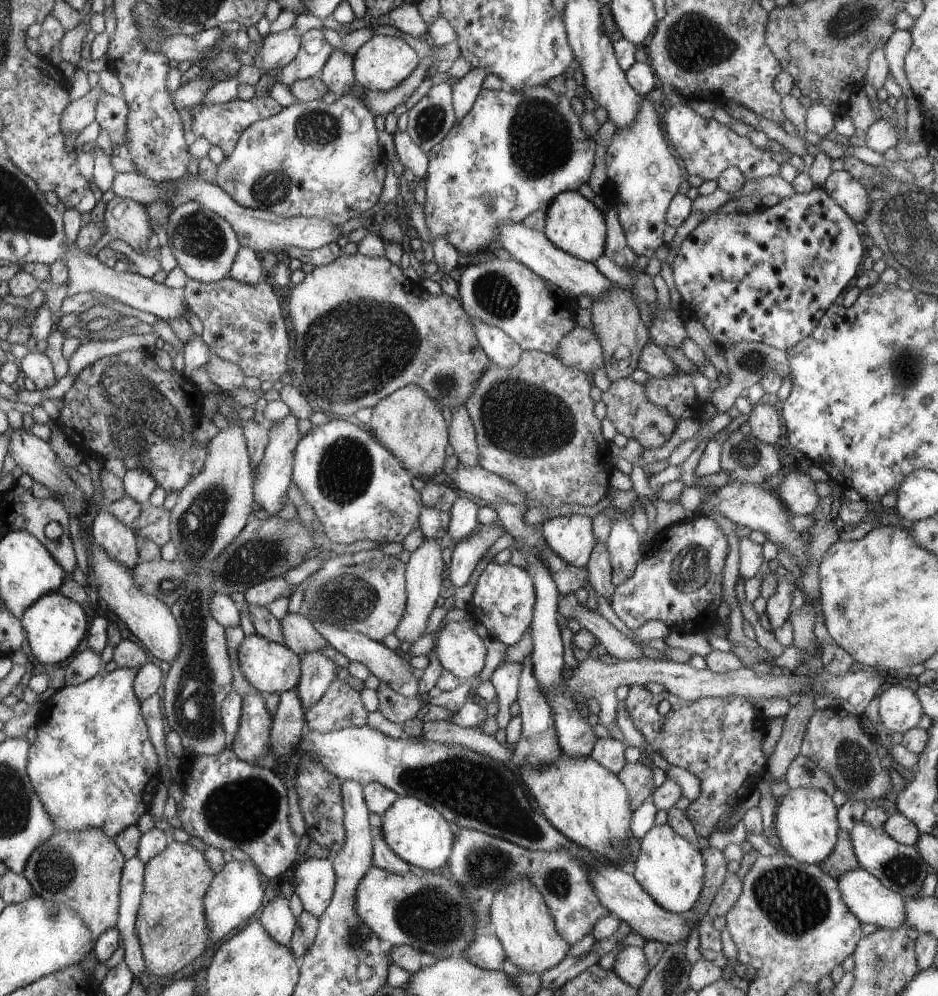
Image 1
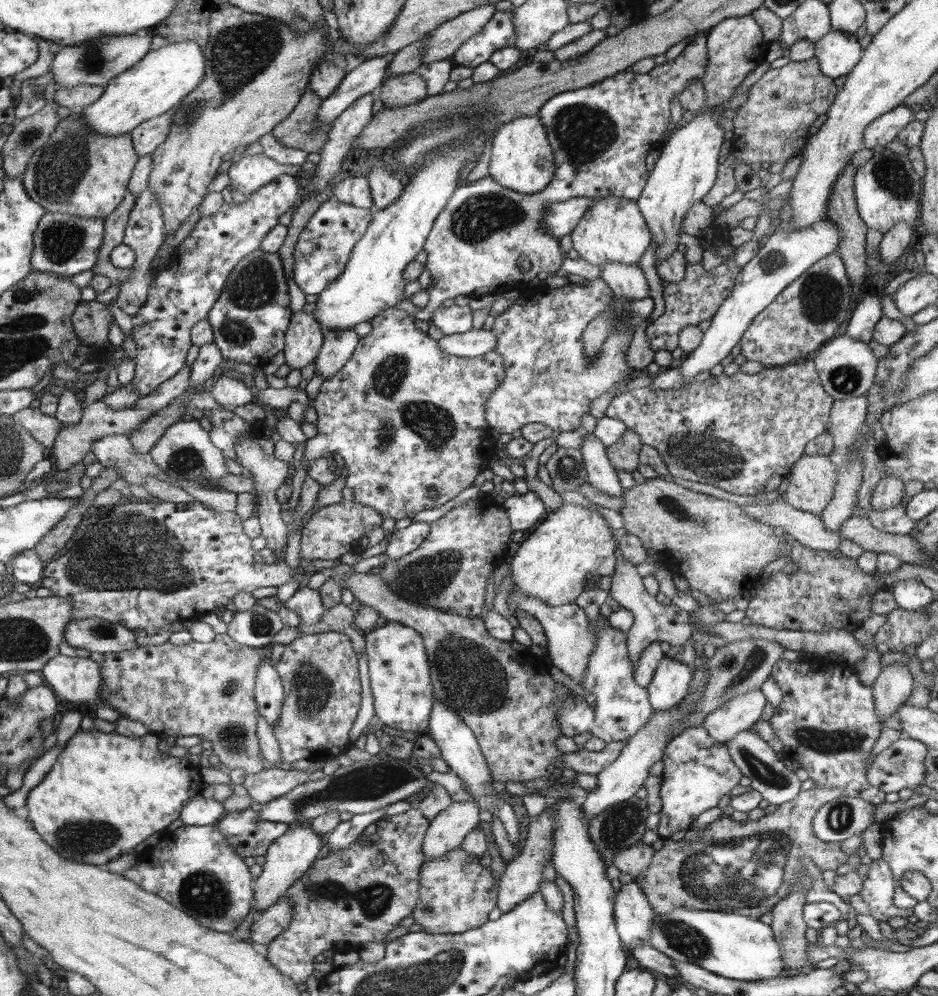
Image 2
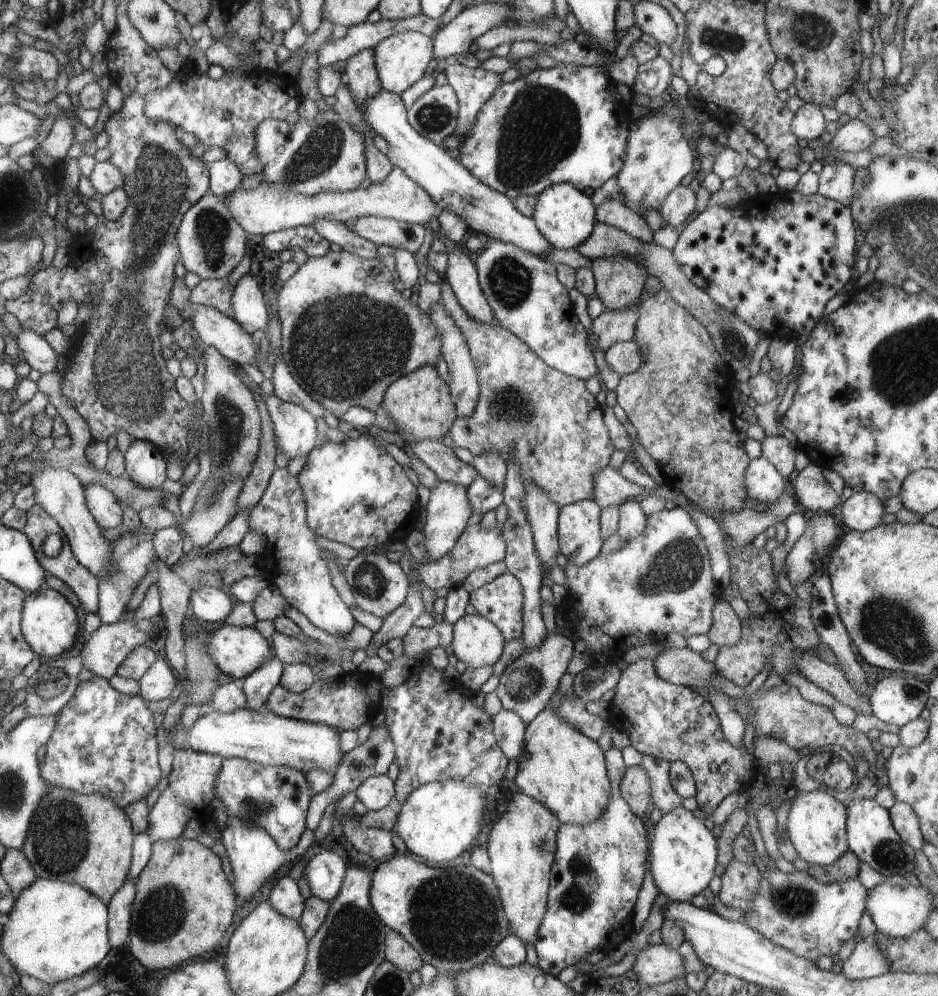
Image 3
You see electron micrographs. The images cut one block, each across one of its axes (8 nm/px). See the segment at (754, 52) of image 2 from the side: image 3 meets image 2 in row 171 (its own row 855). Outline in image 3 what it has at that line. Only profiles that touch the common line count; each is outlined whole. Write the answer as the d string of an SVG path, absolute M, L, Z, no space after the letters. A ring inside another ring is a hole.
M683 806L676 808L676 812L663 814L651 833L650 871L659 894L672 902L690 903L690 898L702 892L716 874L716 836L706 828L702 819Z

